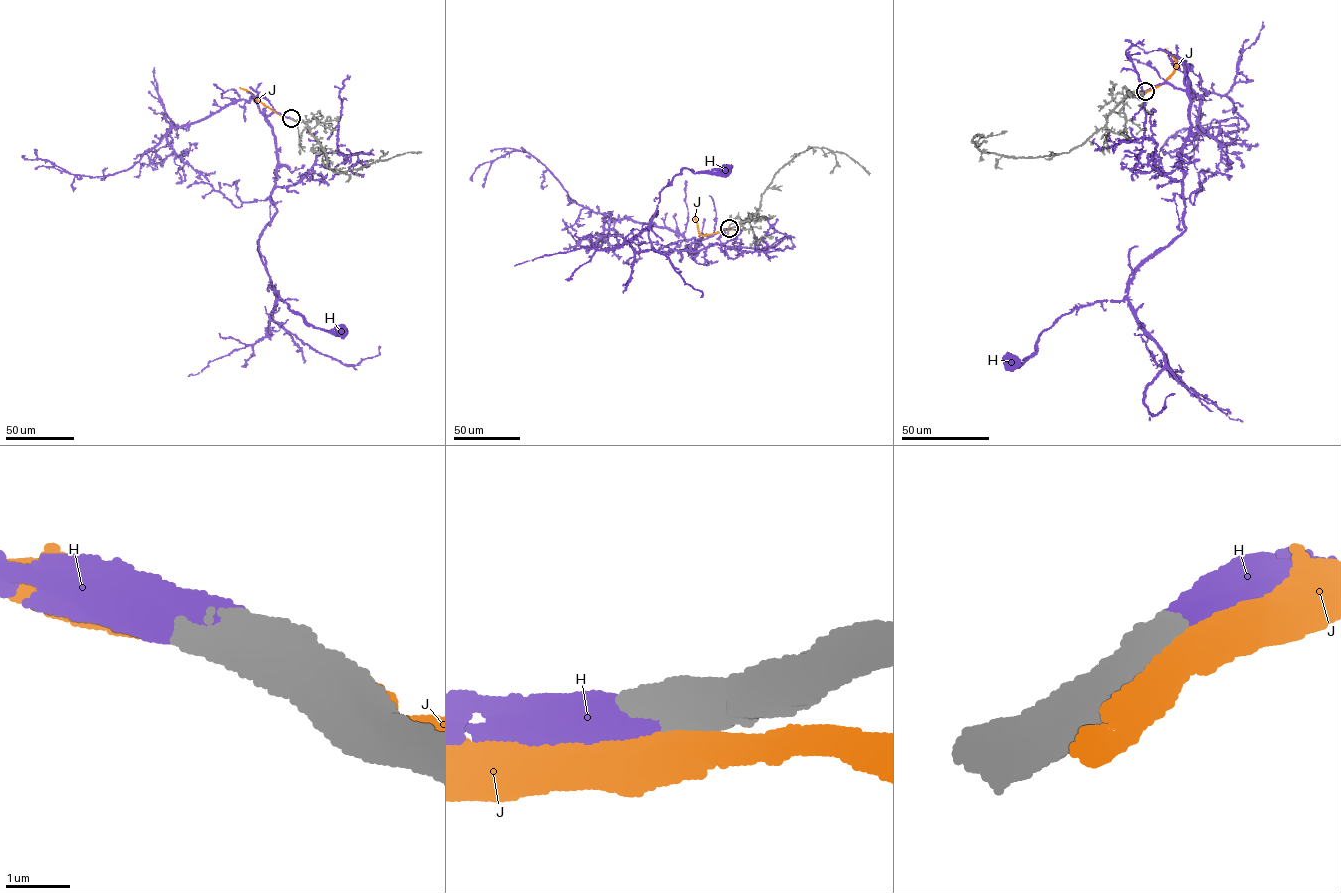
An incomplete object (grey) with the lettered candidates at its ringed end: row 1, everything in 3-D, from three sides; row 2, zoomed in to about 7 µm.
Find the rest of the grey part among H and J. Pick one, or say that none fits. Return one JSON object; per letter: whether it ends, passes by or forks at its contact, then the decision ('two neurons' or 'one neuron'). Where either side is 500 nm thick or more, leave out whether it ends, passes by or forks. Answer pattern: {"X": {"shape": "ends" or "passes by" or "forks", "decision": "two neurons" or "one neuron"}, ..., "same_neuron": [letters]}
{"H": {"decision": "one neuron"}, "J": {"decision": "two neurons"}, "same_neuron": ["H"]}

